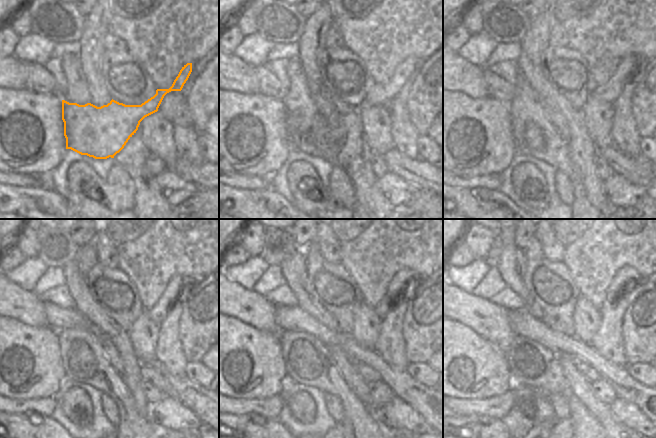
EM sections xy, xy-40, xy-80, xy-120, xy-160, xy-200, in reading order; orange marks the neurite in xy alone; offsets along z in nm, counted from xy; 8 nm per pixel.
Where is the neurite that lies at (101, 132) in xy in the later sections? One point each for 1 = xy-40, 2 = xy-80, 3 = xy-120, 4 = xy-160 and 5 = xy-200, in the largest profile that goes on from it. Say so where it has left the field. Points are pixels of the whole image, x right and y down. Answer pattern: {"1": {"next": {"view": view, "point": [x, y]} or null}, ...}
{"1": {"next": {"view": "xy-40", "point": [379, 94]}}, "2": {"next": {"view": "xy-80", "point": [609, 92]}}, "3": {"next": {"view": "xy-120", "point": [177, 288]}}, "4": {"next": {"view": "xy-160", "point": [401, 286]}}, "5": {"next": {"view": "xy-200", "point": [625, 280]}}}

